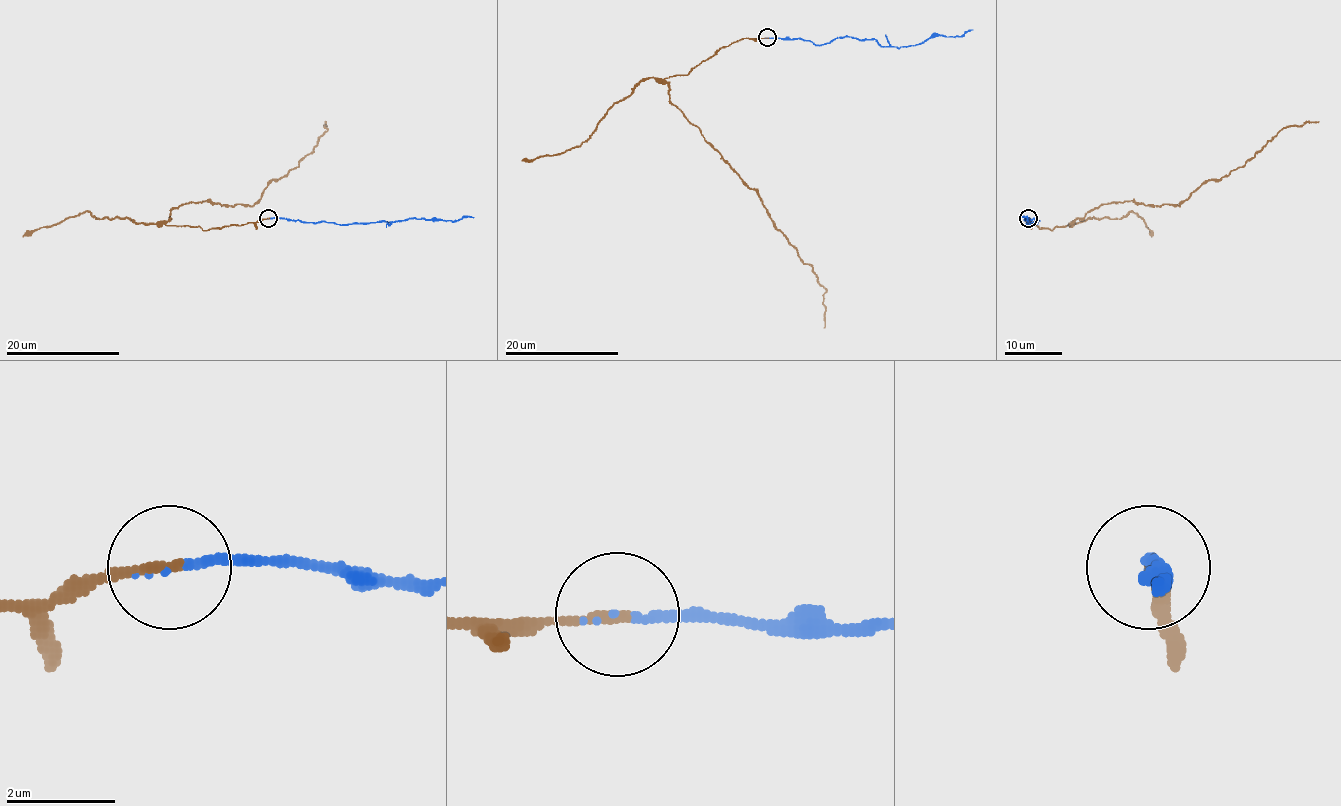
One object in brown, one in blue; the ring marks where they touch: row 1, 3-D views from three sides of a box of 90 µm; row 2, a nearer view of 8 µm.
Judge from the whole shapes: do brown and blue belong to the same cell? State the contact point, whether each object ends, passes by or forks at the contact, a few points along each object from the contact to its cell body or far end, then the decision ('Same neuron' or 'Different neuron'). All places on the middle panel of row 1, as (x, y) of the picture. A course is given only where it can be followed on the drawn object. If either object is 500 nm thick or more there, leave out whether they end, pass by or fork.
Place: (767, 37). At the ring brown ends. At the ring blue ends. Course of brown: (767, 38), (720, 48), (664, 82), (669, 99), (813, 267), (825, 290), (824, 327). Course of blue: (767, 38), (801, 38), (823, 45), (851, 36), (899, 48), (939, 35), (961, 36), (972, 29). Same neuron

